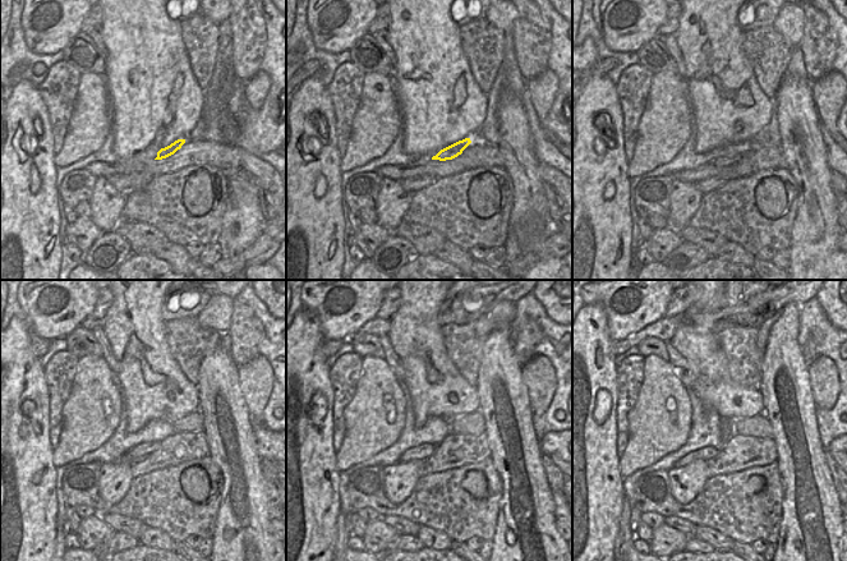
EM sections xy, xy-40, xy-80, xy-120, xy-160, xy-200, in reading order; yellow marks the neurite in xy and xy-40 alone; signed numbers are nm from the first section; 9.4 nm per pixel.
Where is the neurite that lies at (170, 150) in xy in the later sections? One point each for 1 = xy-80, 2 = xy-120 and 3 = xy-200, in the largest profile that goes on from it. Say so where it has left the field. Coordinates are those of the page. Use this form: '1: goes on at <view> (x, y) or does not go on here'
1: goes on at xy-80 (721, 161)
2: goes on at xy-120 (138, 453)
3: goes on at xy-200 (709, 453)

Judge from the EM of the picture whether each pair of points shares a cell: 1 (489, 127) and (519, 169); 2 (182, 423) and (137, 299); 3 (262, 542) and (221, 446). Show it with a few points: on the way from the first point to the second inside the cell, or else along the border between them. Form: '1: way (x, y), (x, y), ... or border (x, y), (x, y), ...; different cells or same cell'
1: border (498, 109), (497, 143); different cells
2: border (198, 407), (173, 423); different cells
3: way (244, 518), (243, 481), (234, 470); same cell

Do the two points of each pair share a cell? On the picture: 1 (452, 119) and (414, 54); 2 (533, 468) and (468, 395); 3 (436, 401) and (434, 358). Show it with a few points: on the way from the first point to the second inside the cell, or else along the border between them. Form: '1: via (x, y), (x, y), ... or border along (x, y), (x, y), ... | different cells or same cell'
1: via (440, 102), (432, 83), (431, 70) | same cell
2: border along (474, 386), (478, 394), (479, 409) | different cells
3: via (436, 391), (437, 377), (441, 373), (438, 368) | same cell

